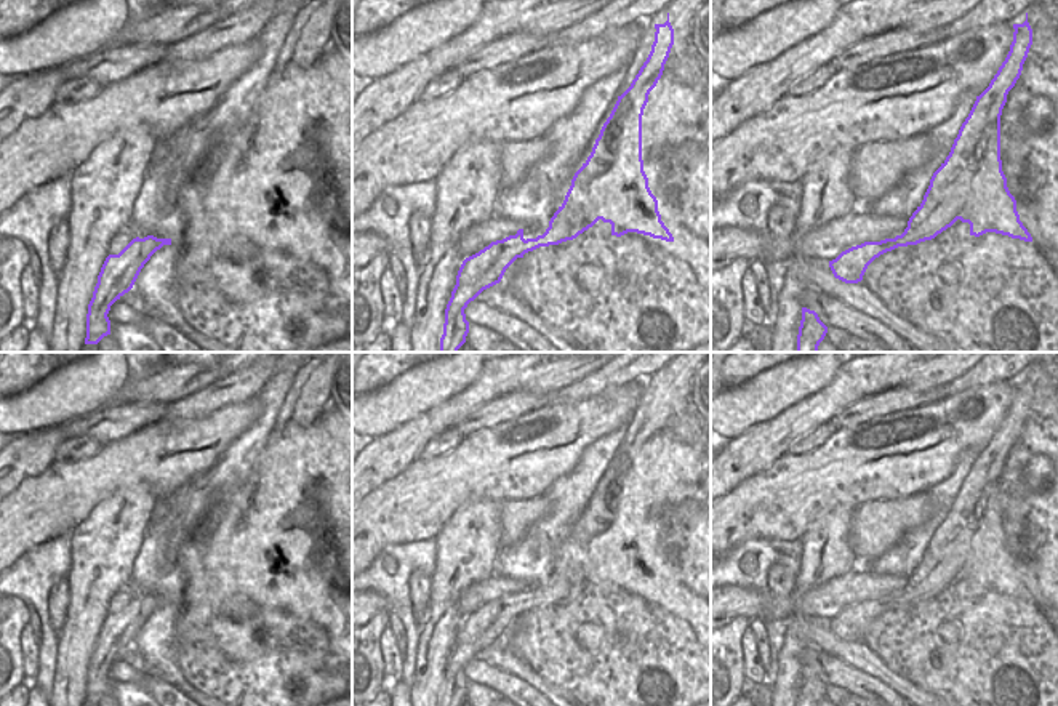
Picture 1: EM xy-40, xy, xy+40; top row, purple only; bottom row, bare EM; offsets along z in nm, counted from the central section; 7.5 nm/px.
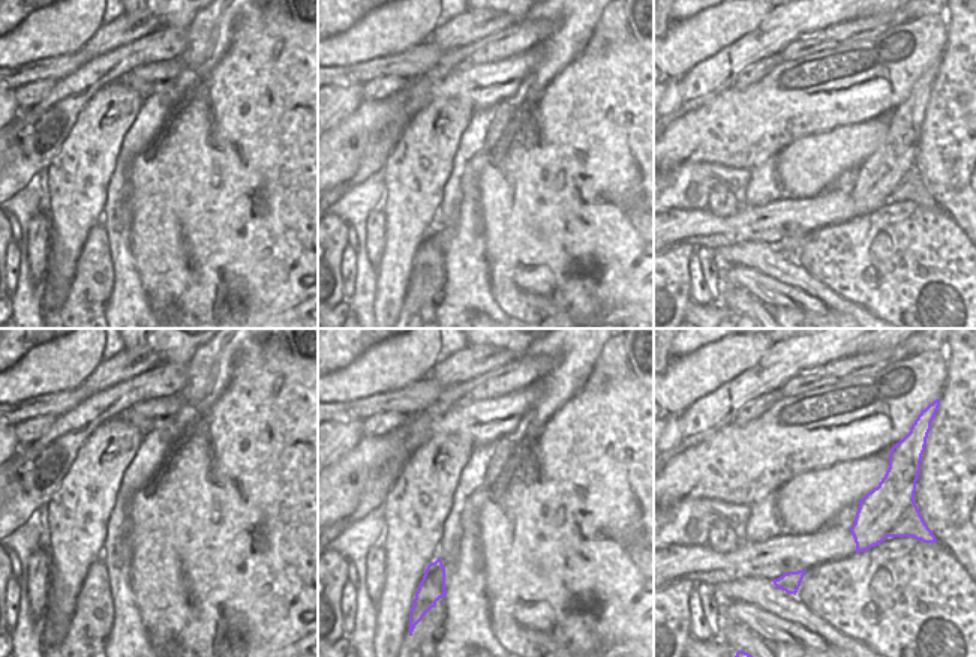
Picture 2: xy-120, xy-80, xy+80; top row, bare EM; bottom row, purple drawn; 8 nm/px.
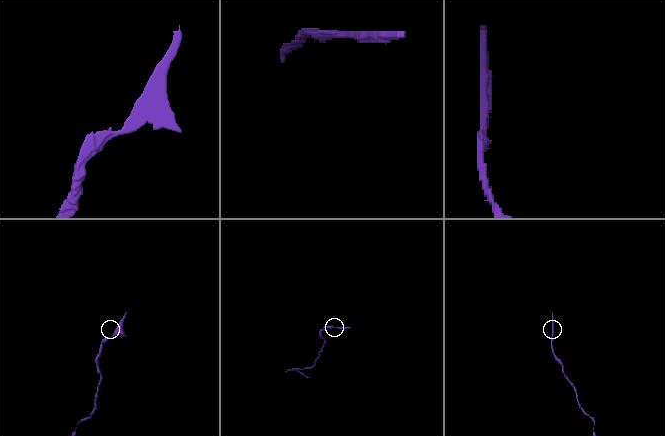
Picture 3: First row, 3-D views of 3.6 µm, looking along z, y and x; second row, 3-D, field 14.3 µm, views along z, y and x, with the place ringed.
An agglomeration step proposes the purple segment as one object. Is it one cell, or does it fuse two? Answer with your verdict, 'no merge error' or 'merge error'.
no merge error

